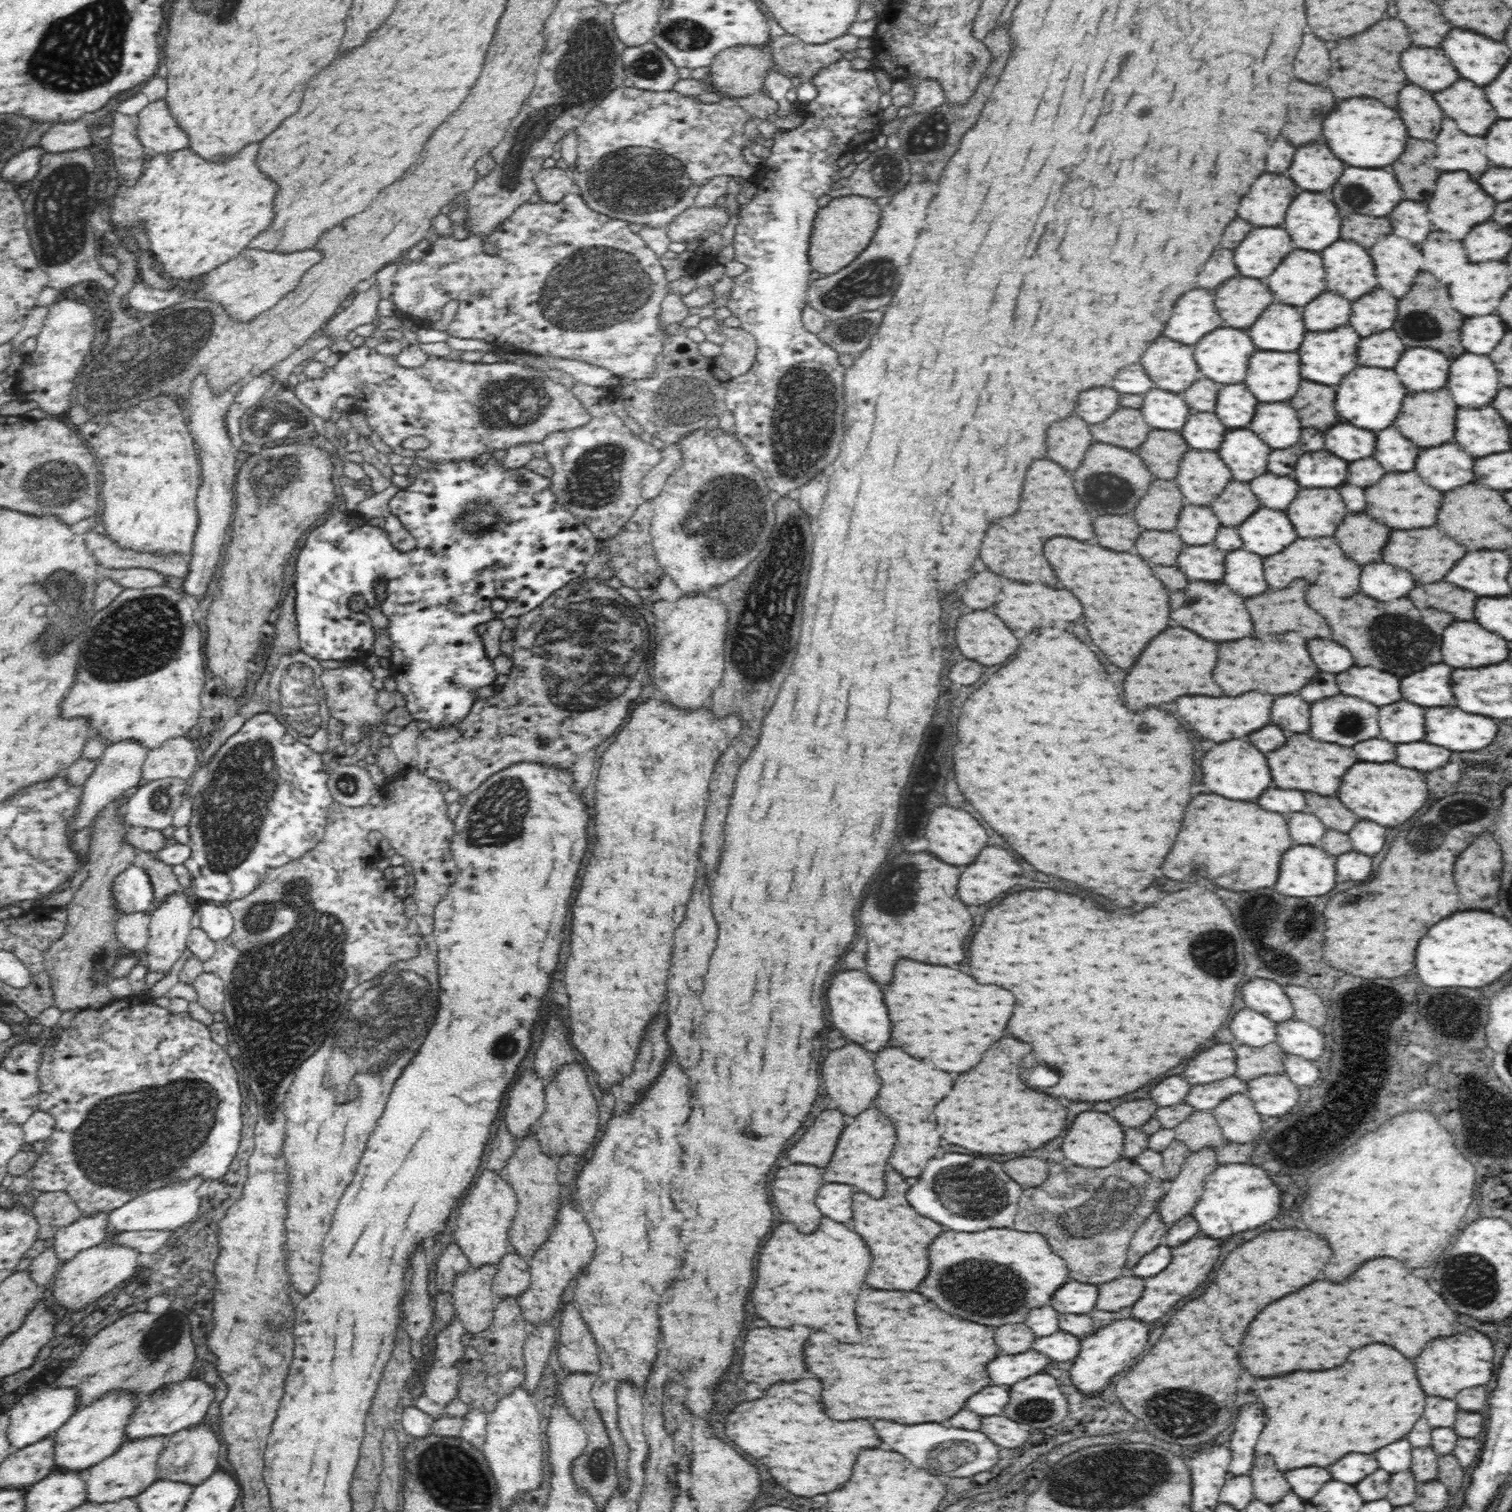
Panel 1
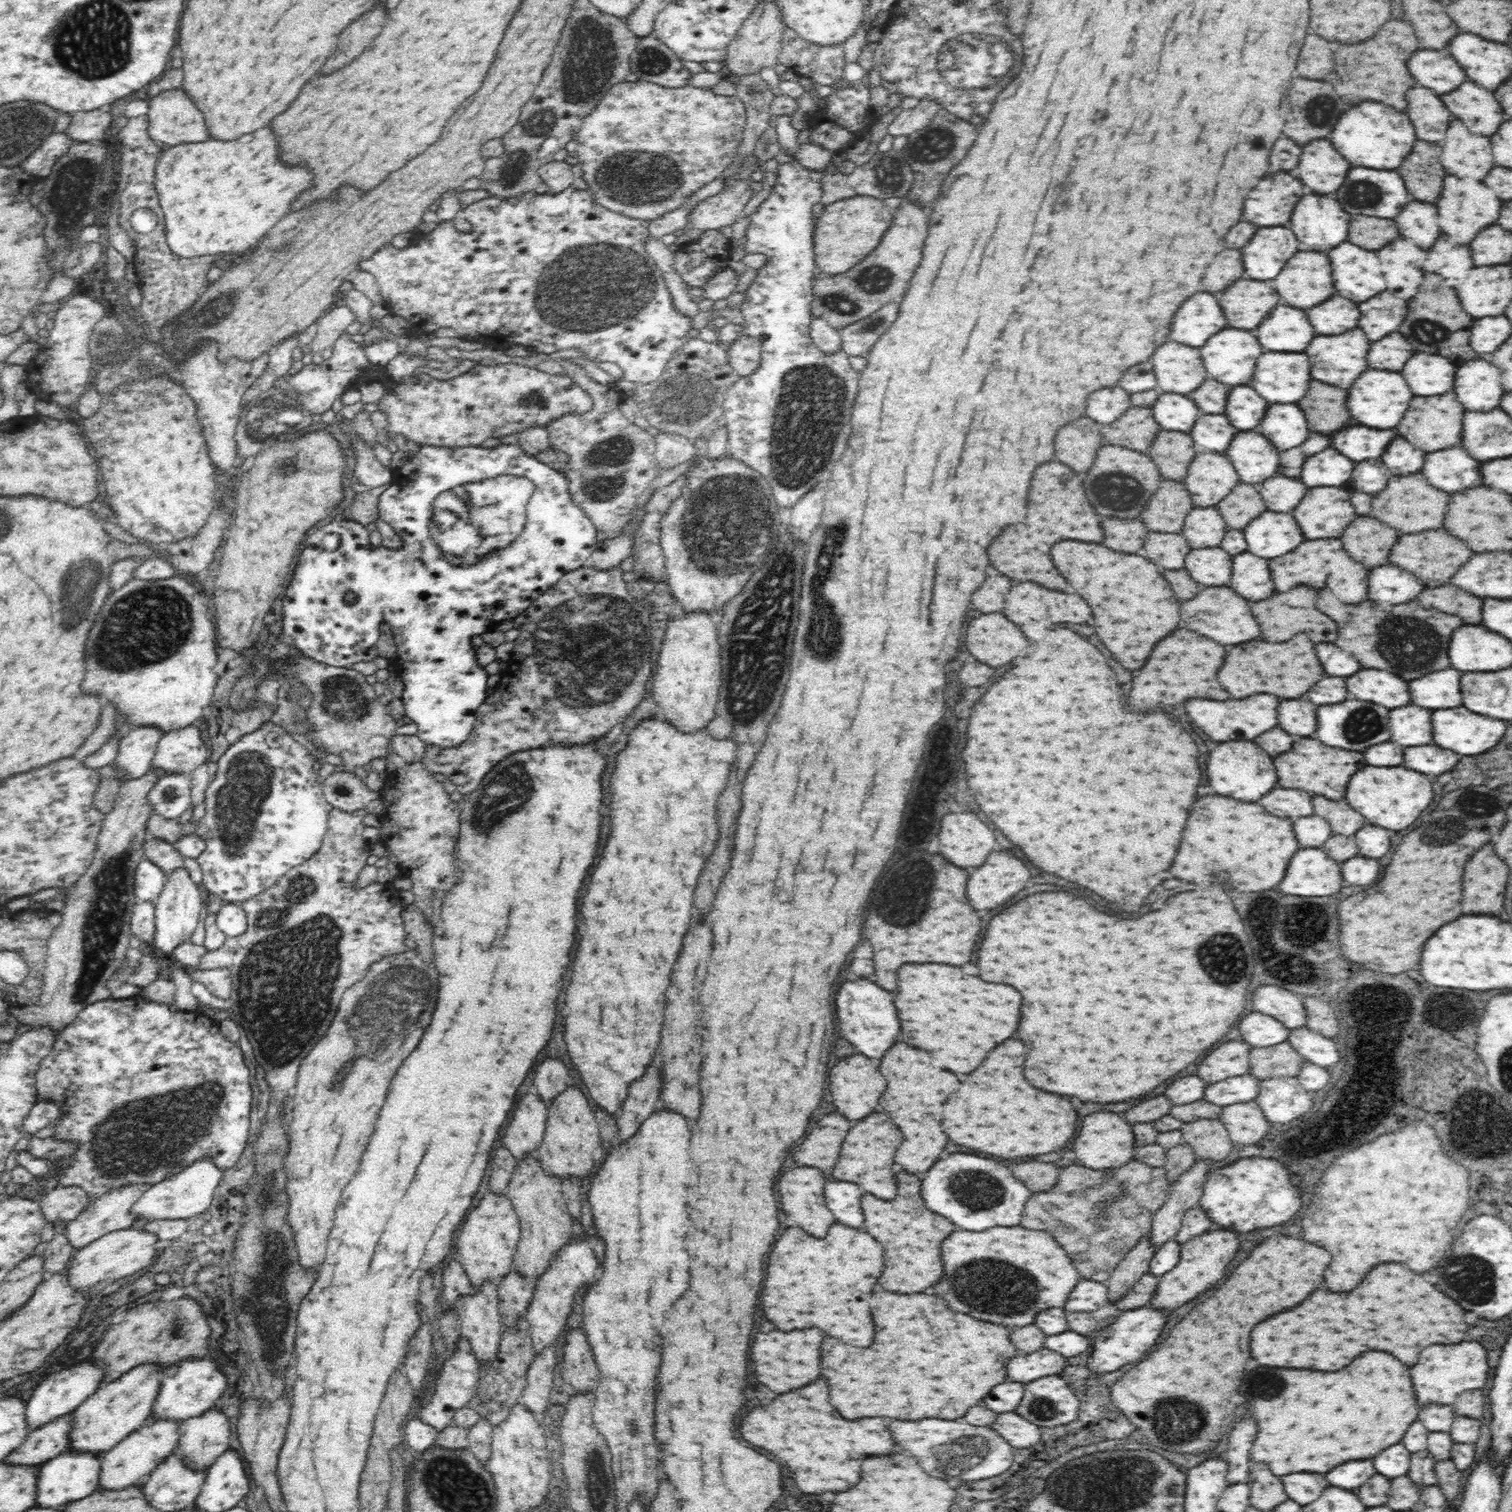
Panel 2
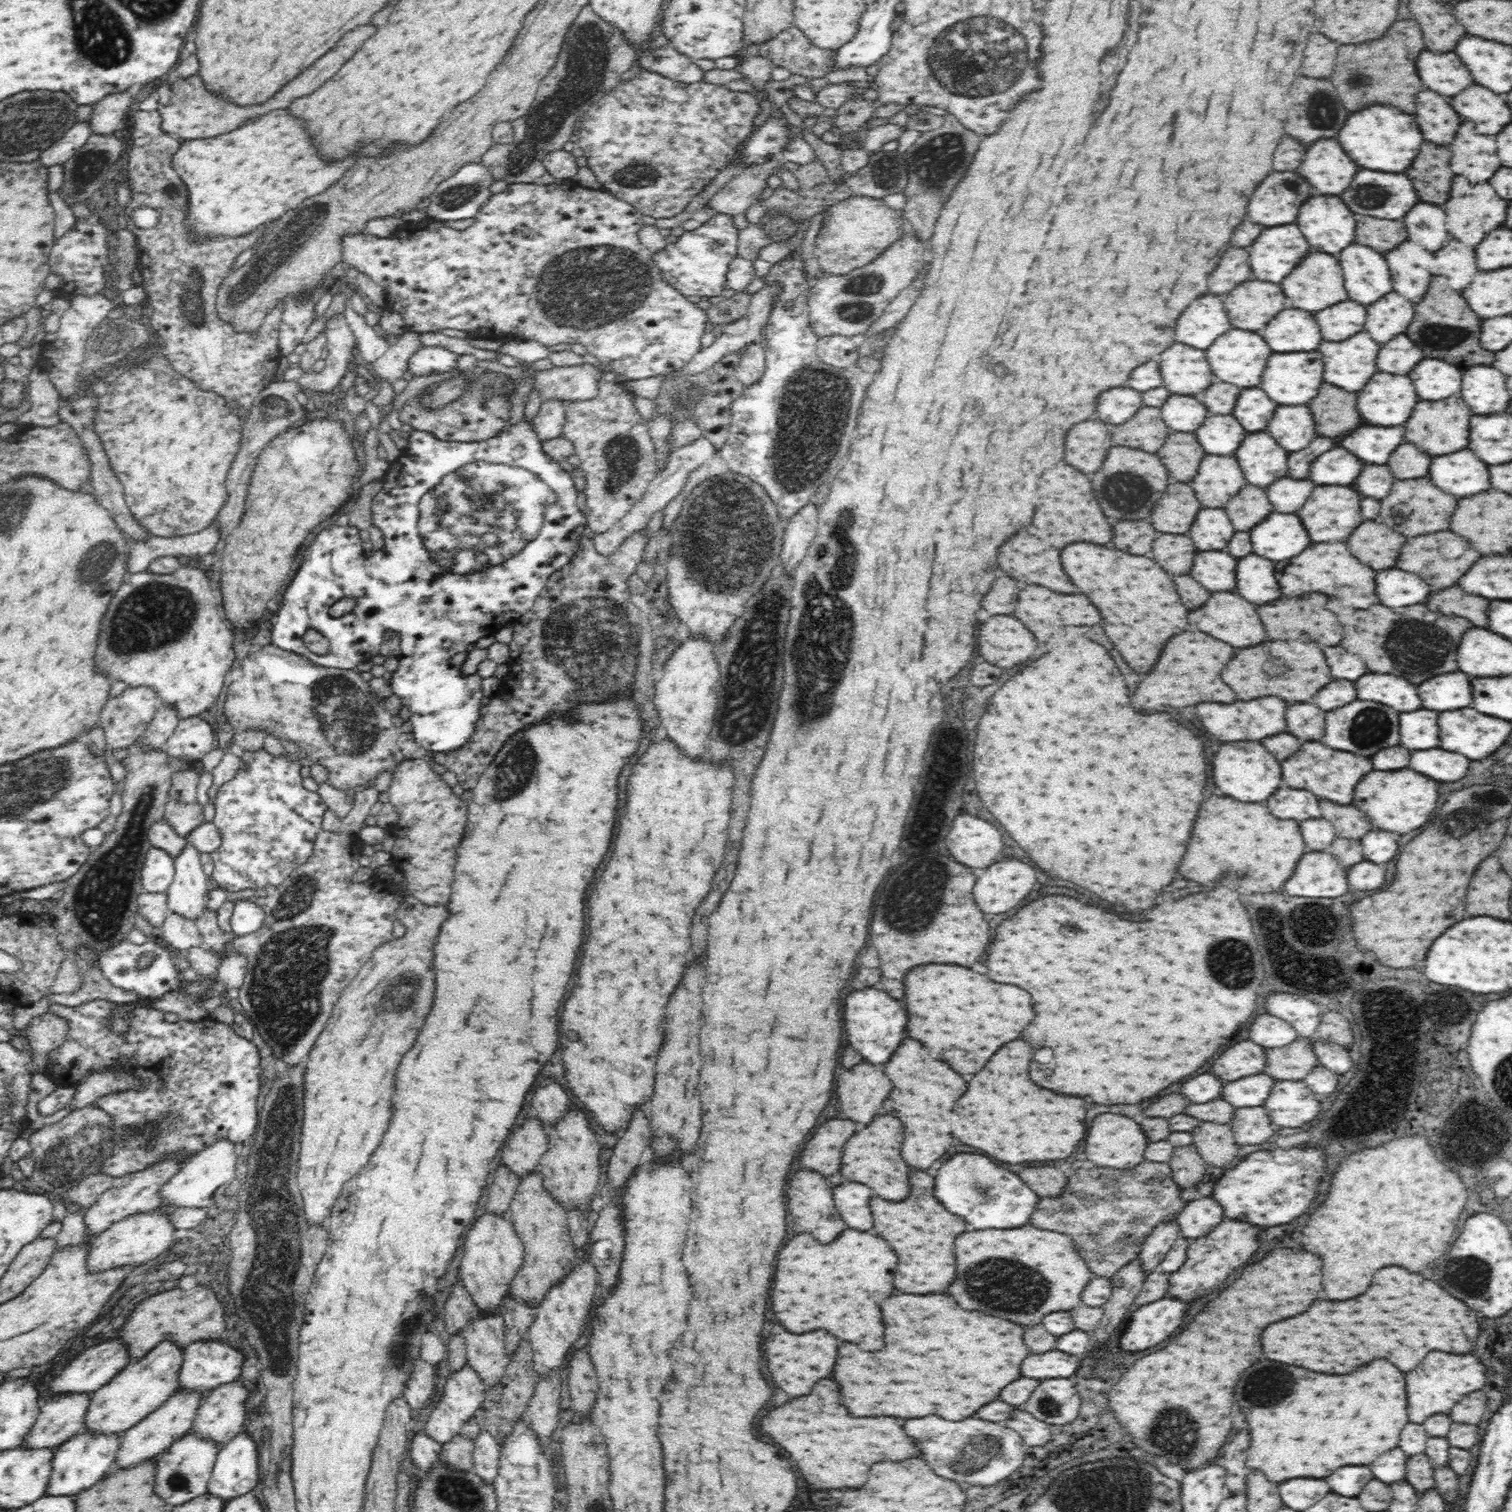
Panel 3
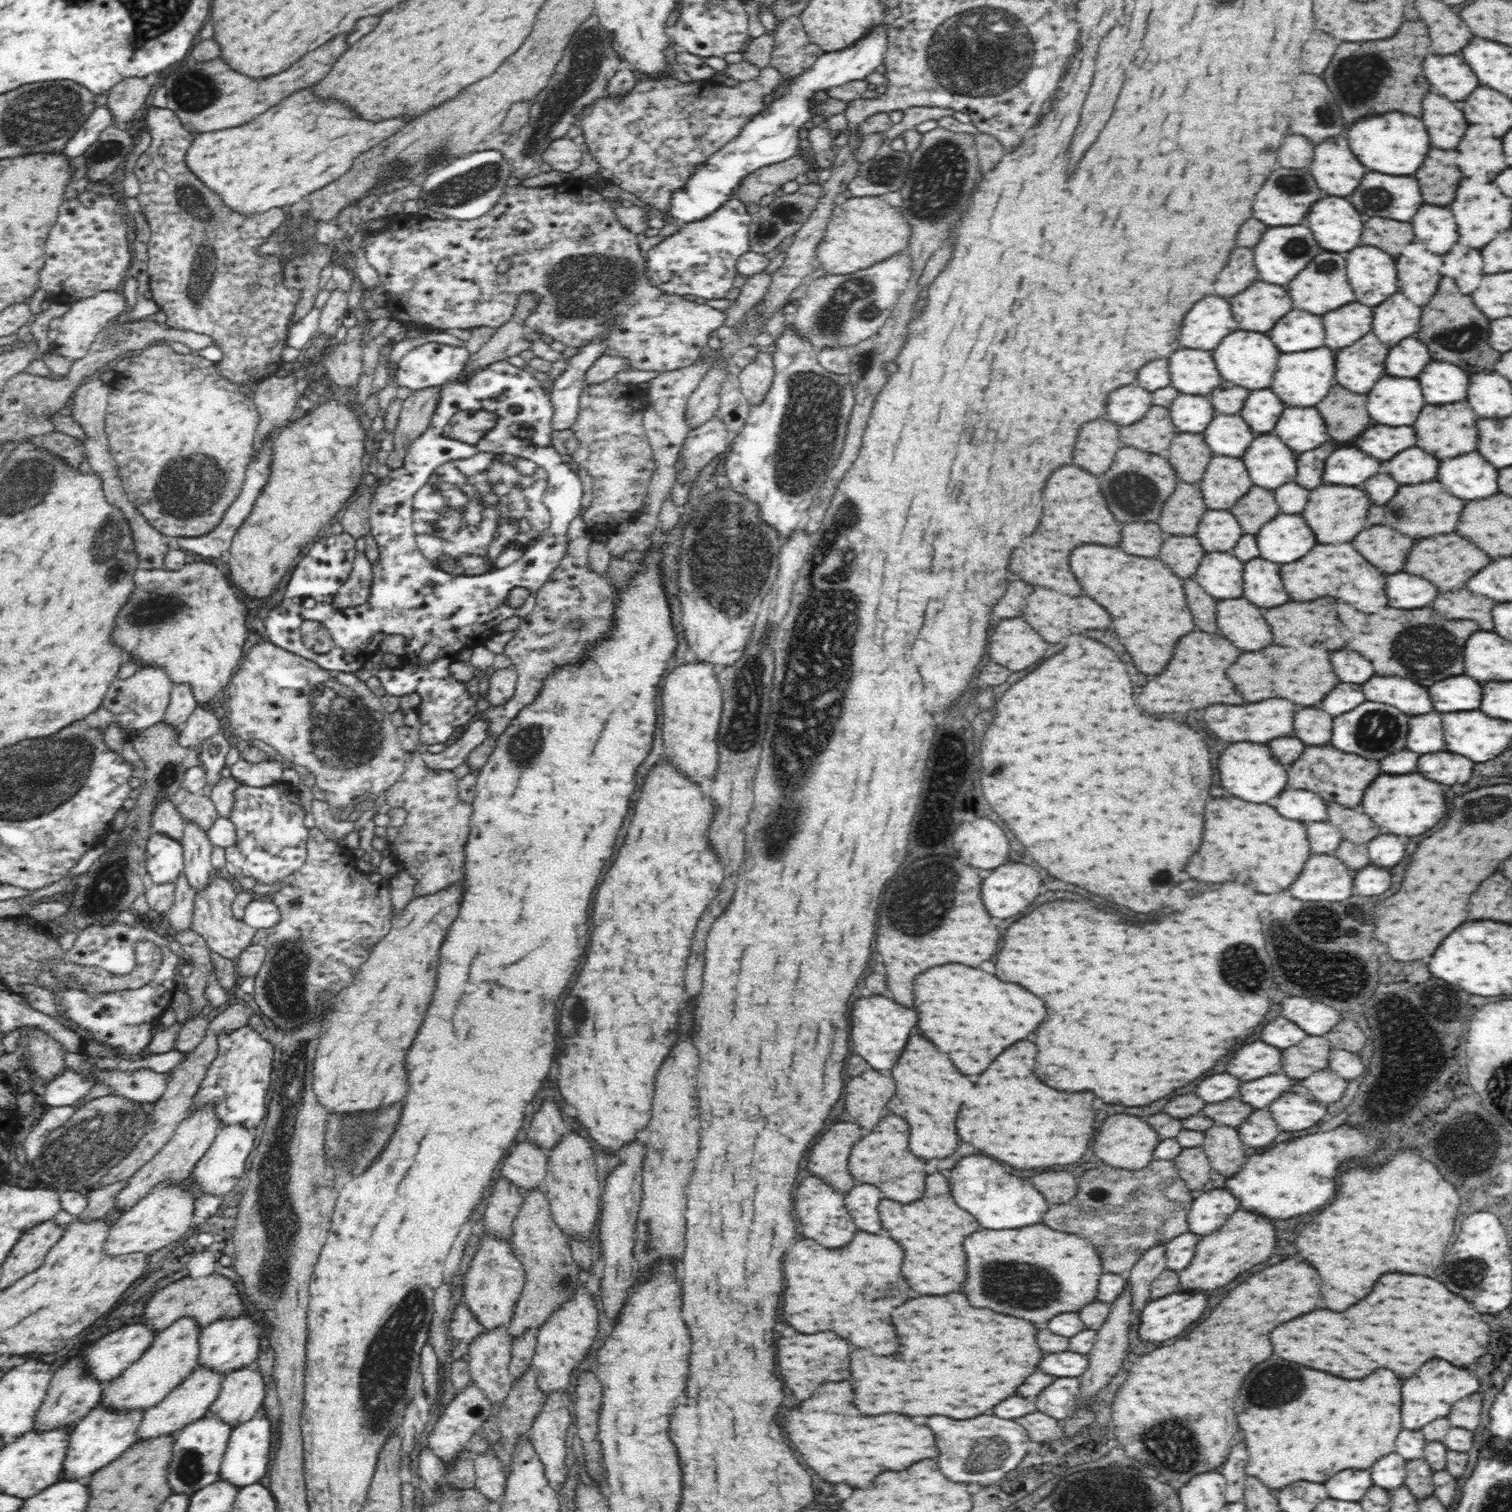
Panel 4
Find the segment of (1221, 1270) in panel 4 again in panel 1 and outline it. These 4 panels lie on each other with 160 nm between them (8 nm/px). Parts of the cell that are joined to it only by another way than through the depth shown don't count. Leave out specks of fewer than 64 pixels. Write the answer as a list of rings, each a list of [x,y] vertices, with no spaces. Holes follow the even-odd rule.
[[[1197,1235],[1180,1246],[1171,1250],[1170,1264],[1156,1274],[1145,1279],[1146,1288],[1142,1296],[1131,1306],[1130,1316],[1142,1322],[1158,1320],[1160,1314],[1166,1314],[1180,1298],[1192,1294],[1196,1288],[1200,1288],[1206,1280],[1214,1264],[1220,1256],[1220,1240],[1214,1240],[1210,1236]]]

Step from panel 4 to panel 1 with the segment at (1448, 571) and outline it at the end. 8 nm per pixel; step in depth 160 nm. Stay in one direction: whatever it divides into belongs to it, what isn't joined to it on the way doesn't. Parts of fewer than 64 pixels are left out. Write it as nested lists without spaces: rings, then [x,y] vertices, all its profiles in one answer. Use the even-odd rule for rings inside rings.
[[[1432,526],[1432,528],[1420,528],[1420,530],[1400,530],[1400,532],[1394,530],[1390,534],[1390,540],[1388,540],[1384,552],[1382,552],[1382,560],[1386,564],[1394,564],[1394,566],[1400,566],[1400,568],[1408,570],[1416,582],[1430,584],[1430,582],[1442,580],[1446,576],[1446,572],[1464,554],[1466,554],[1464,546],[1460,546],[1458,542],[1454,542],[1440,528]]]

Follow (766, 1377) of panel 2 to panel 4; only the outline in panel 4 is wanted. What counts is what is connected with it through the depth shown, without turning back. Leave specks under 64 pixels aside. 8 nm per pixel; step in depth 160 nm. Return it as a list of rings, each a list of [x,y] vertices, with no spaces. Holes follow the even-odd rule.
[[[818,1332],[812,1336],[796,1334],[792,1338],[780,1338],[776,1342],[776,1360],[784,1384],[794,1392],[798,1400],[808,1400],[822,1382],[840,1382],[850,1380],[850,1344],[836,1336],[834,1332]]]

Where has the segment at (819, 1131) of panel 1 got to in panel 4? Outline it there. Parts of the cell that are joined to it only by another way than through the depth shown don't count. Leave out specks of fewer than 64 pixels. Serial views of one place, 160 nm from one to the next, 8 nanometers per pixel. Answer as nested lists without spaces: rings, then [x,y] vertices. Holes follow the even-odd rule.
[[[840,1122],[816,1140],[808,1156],[808,1170],[828,1182],[832,1188],[848,1192],[854,1182],[848,1172],[848,1156],[852,1146],[860,1140],[862,1128],[858,1124]]]

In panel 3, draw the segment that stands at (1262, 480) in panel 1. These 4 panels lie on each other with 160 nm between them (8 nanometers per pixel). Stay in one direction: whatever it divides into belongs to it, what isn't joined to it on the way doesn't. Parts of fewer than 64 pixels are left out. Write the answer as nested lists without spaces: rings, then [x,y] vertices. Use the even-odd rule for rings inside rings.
[[[1280,478],[1280,480],[1276,480],[1276,484],[1270,484],[1266,488],[1266,492],[1268,492],[1268,498],[1276,512],[1292,514],[1306,502],[1312,488],[1314,488],[1314,484],[1308,480]]]

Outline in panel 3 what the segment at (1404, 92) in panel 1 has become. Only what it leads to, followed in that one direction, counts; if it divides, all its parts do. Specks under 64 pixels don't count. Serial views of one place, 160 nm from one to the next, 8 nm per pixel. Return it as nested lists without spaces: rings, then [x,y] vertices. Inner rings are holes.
[[[1432,90],[1418,94],[1416,122],[1422,130],[1424,140],[1430,140],[1434,144],[1450,144],[1460,126],[1460,118],[1452,106]]]

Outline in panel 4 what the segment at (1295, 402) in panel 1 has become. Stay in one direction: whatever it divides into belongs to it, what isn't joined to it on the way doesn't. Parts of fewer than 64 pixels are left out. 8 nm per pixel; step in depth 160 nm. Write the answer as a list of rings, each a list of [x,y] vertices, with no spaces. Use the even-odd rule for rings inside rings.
[[[1334,386],[1332,392],[1316,404],[1324,416],[1328,434],[1334,440],[1352,440],[1370,426],[1370,416],[1366,412],[1366,396],[1348,392],[1342,386]]]

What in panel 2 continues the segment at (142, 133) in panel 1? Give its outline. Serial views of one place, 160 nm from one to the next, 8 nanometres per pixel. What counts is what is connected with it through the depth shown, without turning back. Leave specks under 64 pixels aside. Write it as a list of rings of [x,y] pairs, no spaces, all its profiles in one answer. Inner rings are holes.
[[[177,87],[162,91],[157,96],[148,99],[148,136],[163,147],[172,147],[178,144],[190,144],[208,140],[208,132],[204,126],[204,116],[196,110],[191,98],[183,88]]]

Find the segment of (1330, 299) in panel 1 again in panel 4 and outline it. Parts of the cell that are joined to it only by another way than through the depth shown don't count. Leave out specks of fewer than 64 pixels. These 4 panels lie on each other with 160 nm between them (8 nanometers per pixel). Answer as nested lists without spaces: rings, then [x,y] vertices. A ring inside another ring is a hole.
[[[1358,302],[1346,304],[1334,312],[1324,314],[1326,346],[1332,350],[1346,348],[1372,330],[1372,308]]]

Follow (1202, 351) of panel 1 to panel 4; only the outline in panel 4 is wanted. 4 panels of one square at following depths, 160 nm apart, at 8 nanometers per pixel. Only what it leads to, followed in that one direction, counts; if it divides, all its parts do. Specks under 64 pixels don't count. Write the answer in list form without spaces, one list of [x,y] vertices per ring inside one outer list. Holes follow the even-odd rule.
[[[1236,330],[1222,340],[1222,344],[1212,352],[1212,356],[1222,380],[1238,384],[1248,390],[1262,390],[1262,388],[1270,388],[1280,352],[1276,350],[1276,346],[1268,336],[1260,332]]]

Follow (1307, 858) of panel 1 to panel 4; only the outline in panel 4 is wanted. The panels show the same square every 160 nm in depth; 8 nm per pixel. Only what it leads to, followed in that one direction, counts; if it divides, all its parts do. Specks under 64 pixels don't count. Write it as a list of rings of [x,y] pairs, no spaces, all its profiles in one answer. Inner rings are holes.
[[[1334,854],[1310,856],[1302,874],[1290,886],[1290,892],[1298,900],[1328,900],[1340,902],[1352,896],[1353,874]]]

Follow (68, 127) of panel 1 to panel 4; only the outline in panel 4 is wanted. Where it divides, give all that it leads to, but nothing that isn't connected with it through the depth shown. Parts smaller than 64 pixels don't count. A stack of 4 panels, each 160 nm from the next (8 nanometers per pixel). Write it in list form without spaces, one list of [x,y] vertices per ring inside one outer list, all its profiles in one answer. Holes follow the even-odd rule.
[[[137,76],[126,77],[112,86],[106,92],[107,102],[105,106],[111,112],[113,124],[134,123],[134,114],[143,108],[151,88],[152,86],[149,86],[144,78]]]

